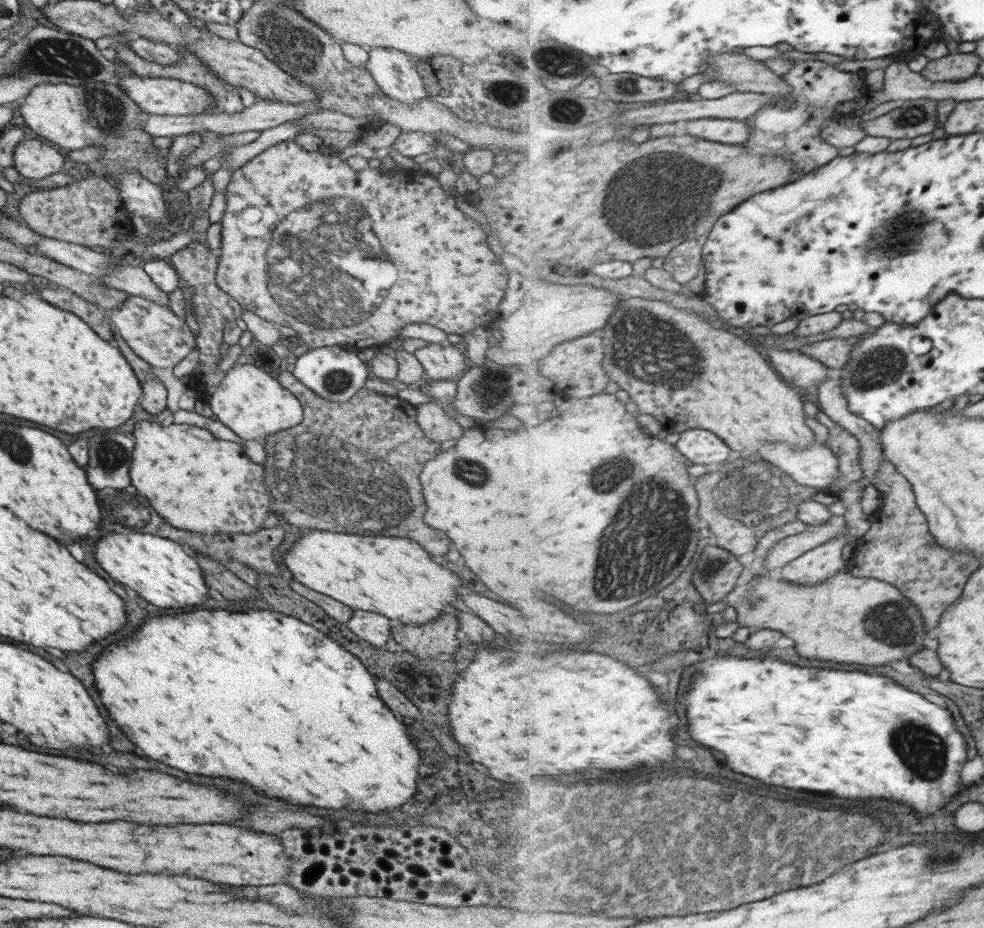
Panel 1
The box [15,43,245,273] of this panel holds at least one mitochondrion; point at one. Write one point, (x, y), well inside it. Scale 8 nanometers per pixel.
(108, 113)

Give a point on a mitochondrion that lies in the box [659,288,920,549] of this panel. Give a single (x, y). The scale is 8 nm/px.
(751, 497)

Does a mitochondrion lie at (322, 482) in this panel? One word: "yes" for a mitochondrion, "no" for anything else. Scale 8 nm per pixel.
yes

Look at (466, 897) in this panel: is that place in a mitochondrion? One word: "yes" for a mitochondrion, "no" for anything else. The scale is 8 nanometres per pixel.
no

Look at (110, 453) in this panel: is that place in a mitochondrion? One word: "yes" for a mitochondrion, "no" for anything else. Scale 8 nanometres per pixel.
yes

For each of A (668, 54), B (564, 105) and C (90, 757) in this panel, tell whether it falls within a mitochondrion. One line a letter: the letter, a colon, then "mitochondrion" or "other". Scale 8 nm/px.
A: other
B: mitochondrion
C: other

